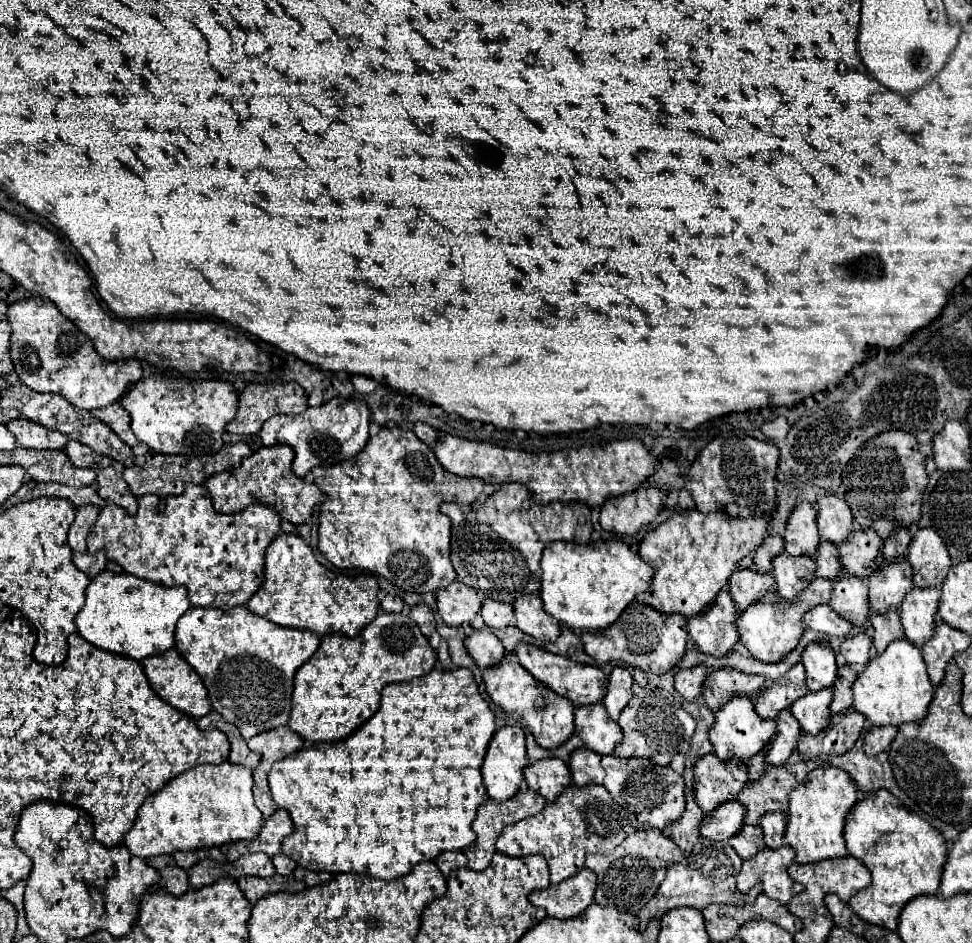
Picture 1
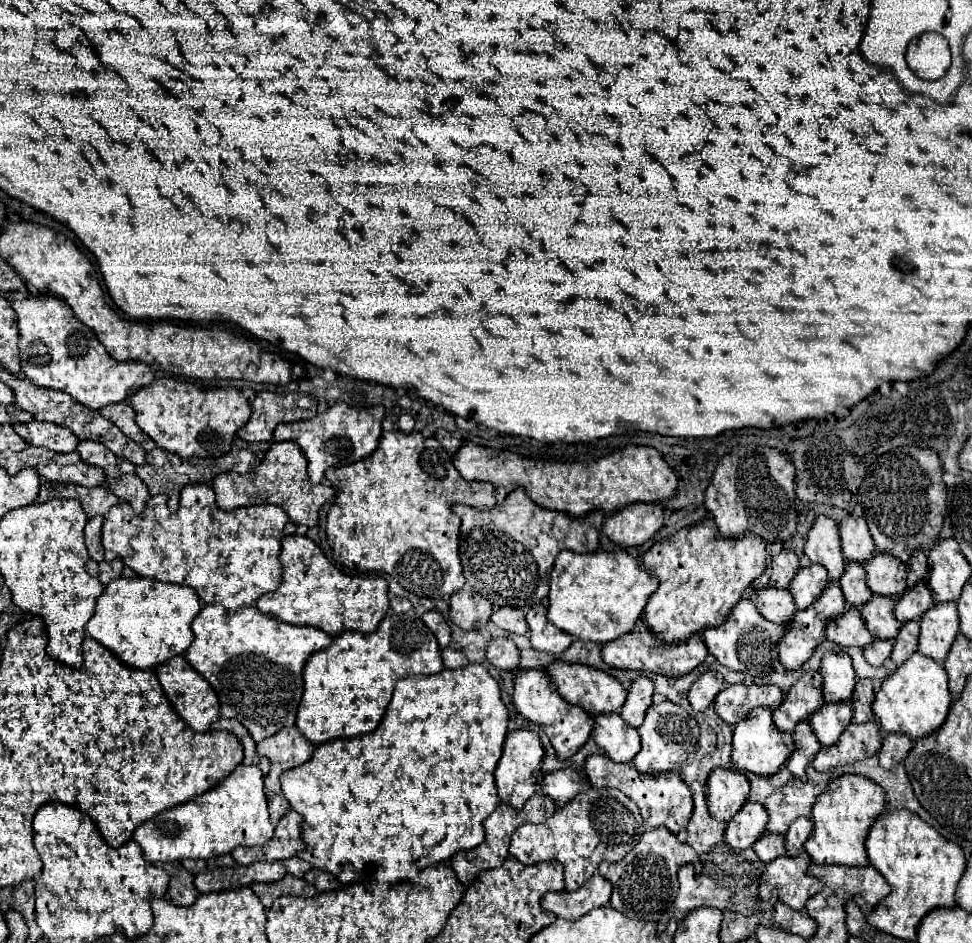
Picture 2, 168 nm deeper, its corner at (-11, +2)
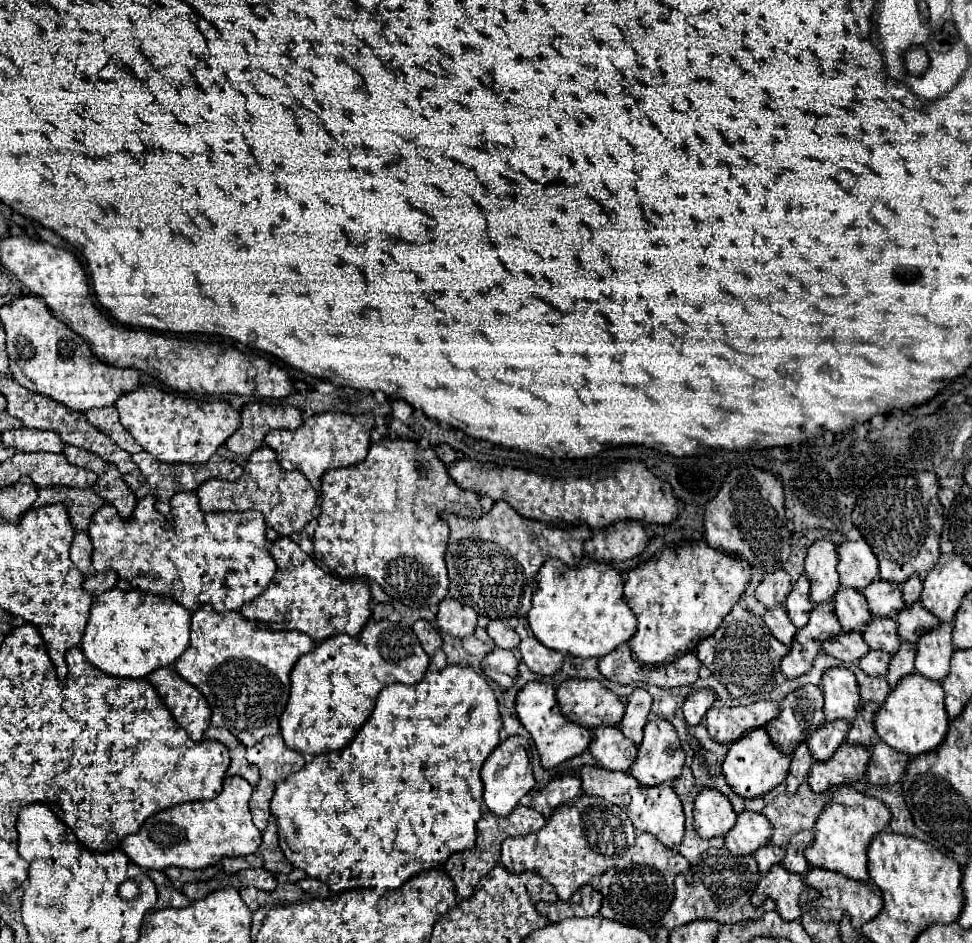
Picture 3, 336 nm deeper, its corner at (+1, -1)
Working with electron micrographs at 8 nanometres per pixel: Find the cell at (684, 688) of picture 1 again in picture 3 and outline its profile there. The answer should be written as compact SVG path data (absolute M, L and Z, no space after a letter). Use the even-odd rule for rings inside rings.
M701 688L701 690L695 690L687 696L685 704L683 704L683 716L685 716L685 722L689 726L693 724L699 724L705 716L705 712L715 704L715 692L713 688Z

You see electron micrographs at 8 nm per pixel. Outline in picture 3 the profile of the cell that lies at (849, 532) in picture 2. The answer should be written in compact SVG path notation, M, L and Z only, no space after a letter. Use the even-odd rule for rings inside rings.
M845 540L839 546L837 572L841 576L841 586L863 590L871 580L879 576L877 558L873 556L865 540Z

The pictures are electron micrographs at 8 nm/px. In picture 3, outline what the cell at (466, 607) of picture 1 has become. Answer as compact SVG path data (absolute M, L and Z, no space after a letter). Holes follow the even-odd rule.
M445 598L439 604L437 626L441 628L441 632L445 632L449 636L465 638L465 636L469 636L469 634L475 632L477 614L475 614L475 610L471 606L463 606L457 600Z

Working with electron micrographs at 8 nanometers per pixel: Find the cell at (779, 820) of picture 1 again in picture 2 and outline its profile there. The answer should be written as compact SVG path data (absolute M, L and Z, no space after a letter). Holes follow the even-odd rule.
M797 819L793 821L793 825L789 827L785 839L787 839L787 855L789 857L797 857L803 851L803 843L811 837L813 833L813 821L811 819Z

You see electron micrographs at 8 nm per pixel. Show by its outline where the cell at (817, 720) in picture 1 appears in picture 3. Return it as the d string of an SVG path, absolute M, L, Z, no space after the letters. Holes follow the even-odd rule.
M835 720L835 722L825 722L821 728L811 732L807 738L811 756L815 760L827 760L829 756L833 756L837 746L845 740L847 730L849 730L847 720Z

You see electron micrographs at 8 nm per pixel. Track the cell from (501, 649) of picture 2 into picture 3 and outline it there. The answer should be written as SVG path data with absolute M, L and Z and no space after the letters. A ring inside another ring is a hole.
M495 648L485 656L481 670L485 676L495 680L501 686L501 690L507 690L513 686L513 680L517 678L517 664L519 660L513 656L511 650Z

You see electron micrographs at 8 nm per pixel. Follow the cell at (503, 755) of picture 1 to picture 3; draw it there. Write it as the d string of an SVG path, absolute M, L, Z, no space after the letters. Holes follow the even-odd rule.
M511 736L507 740L503 740L489 754L489 758L485 760L485 764L481 768L481 778L483 778L483 786L485 786L483 800L485 800L487 808L497 816L509 816L509 812L513 812L513 808L519 804L519 800L527 792L531 792L531 788L535 786L525 742L527 742L527 738L523 738L523 736Z

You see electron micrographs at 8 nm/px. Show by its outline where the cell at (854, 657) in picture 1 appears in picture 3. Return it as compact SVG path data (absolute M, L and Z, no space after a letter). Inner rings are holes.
M869 650L859 662L857 666L869 674L869 676L881 676L887 672L887 666L889 666L889 658L891 654L883 652L883 650Z

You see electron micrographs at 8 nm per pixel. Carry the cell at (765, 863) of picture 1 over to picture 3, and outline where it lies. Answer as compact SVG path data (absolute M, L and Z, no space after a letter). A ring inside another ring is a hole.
M775 864L759 882L757 890L751 896L753 906L761 906L767 898L775 900L777 912L783 920L797 920L801 916L801 894L805 888L805 900L813 900L813 894L809 894L807 884L801 876L795 872L789 872L781 864Z

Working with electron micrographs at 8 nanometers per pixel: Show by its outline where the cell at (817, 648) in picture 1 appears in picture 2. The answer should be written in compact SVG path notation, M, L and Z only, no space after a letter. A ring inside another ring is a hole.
M827 653L823 657L821 675L825 679L823 683L825 703L851 701L857 679L851 665L851 657L847 653Z

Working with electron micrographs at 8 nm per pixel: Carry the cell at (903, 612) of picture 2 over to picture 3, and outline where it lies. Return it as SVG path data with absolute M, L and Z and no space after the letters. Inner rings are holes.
M915 602L911 608L903 608L901 614L897 614L897 634L903 640L911 640L917 642L917 638L931 630L933 626L937 626L939 620L929 614L919 602Z

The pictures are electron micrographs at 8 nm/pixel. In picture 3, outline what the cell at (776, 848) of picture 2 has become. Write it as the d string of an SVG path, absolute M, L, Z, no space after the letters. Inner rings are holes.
M765 844L765 846L757 848L757 852L755 852L753 856L755 856L755 860L757 860L759 872L765 874L773 864L781 864L781 862L783 862L785 850L783 850L783 848L777 848L777 846L771 846L771 844Z

